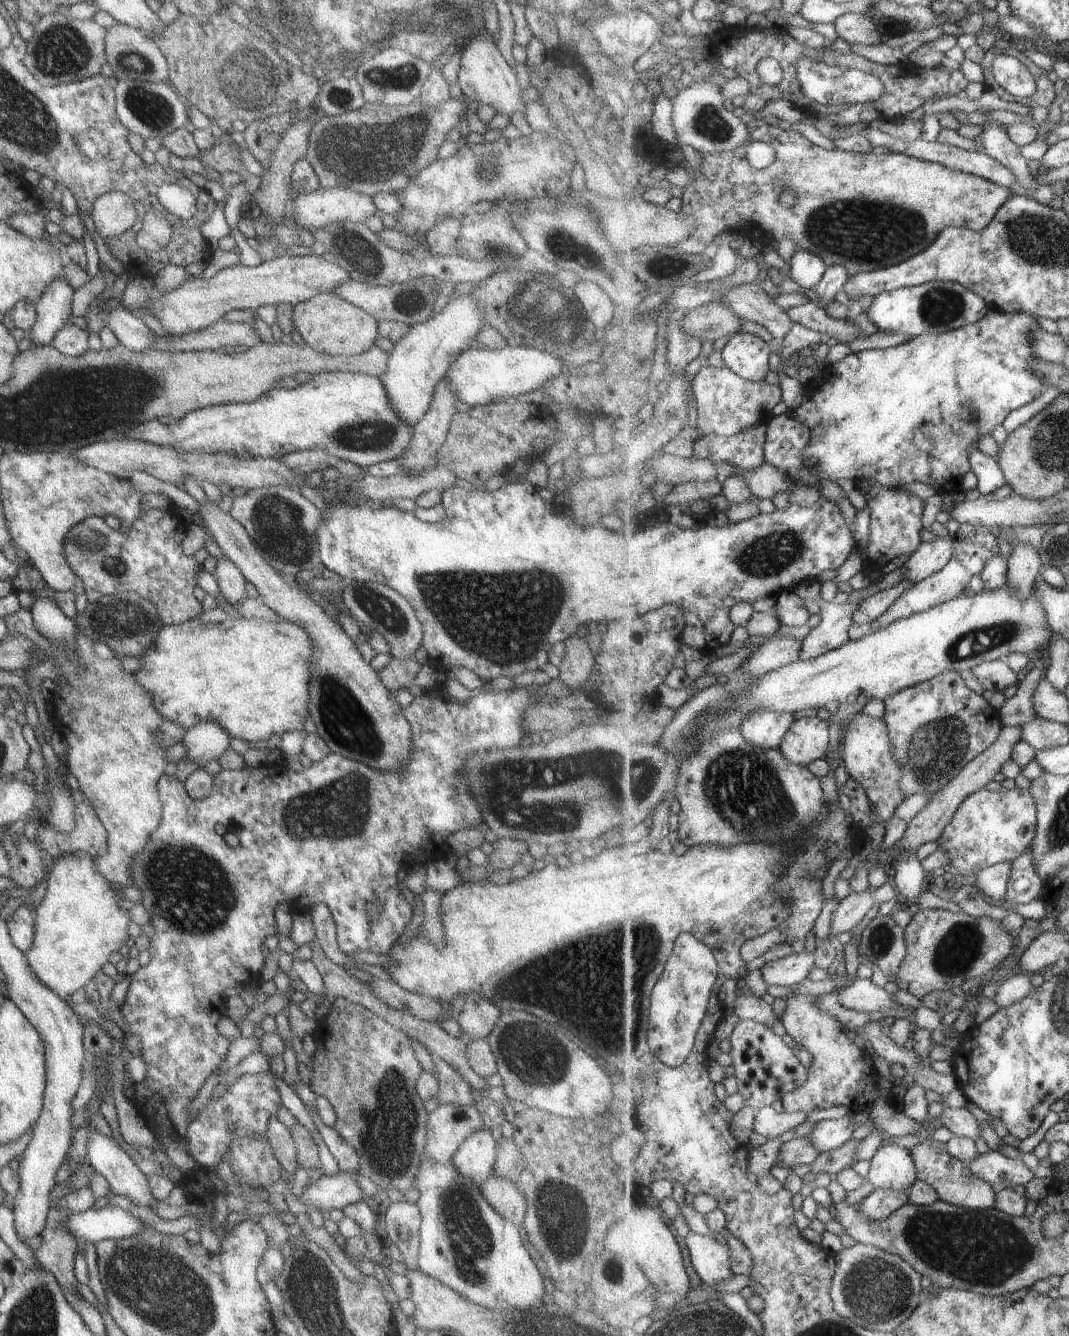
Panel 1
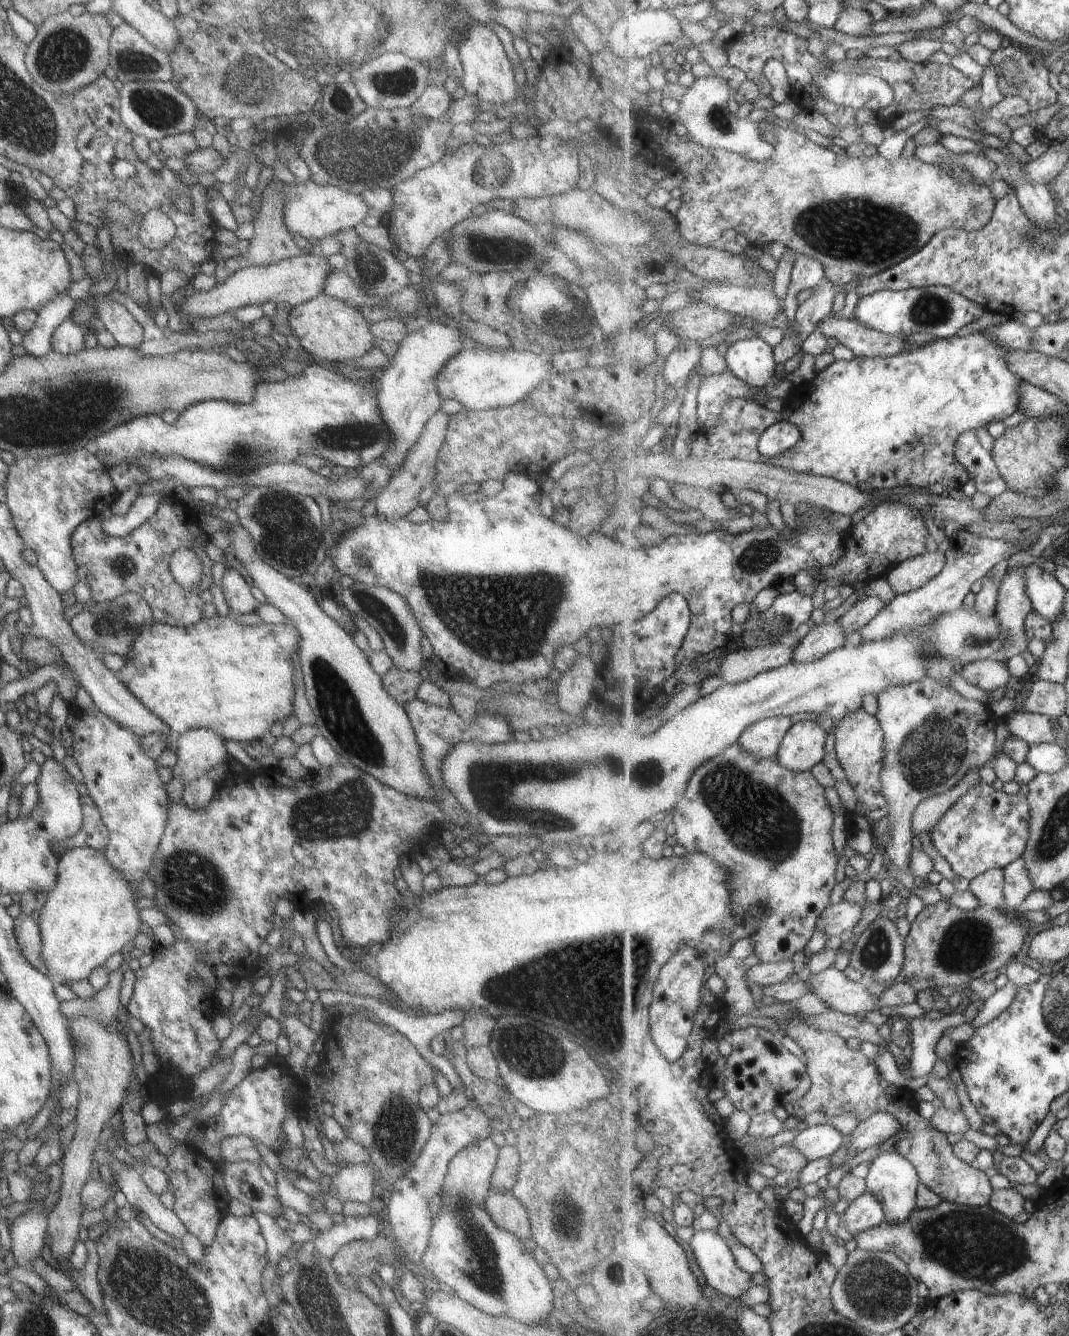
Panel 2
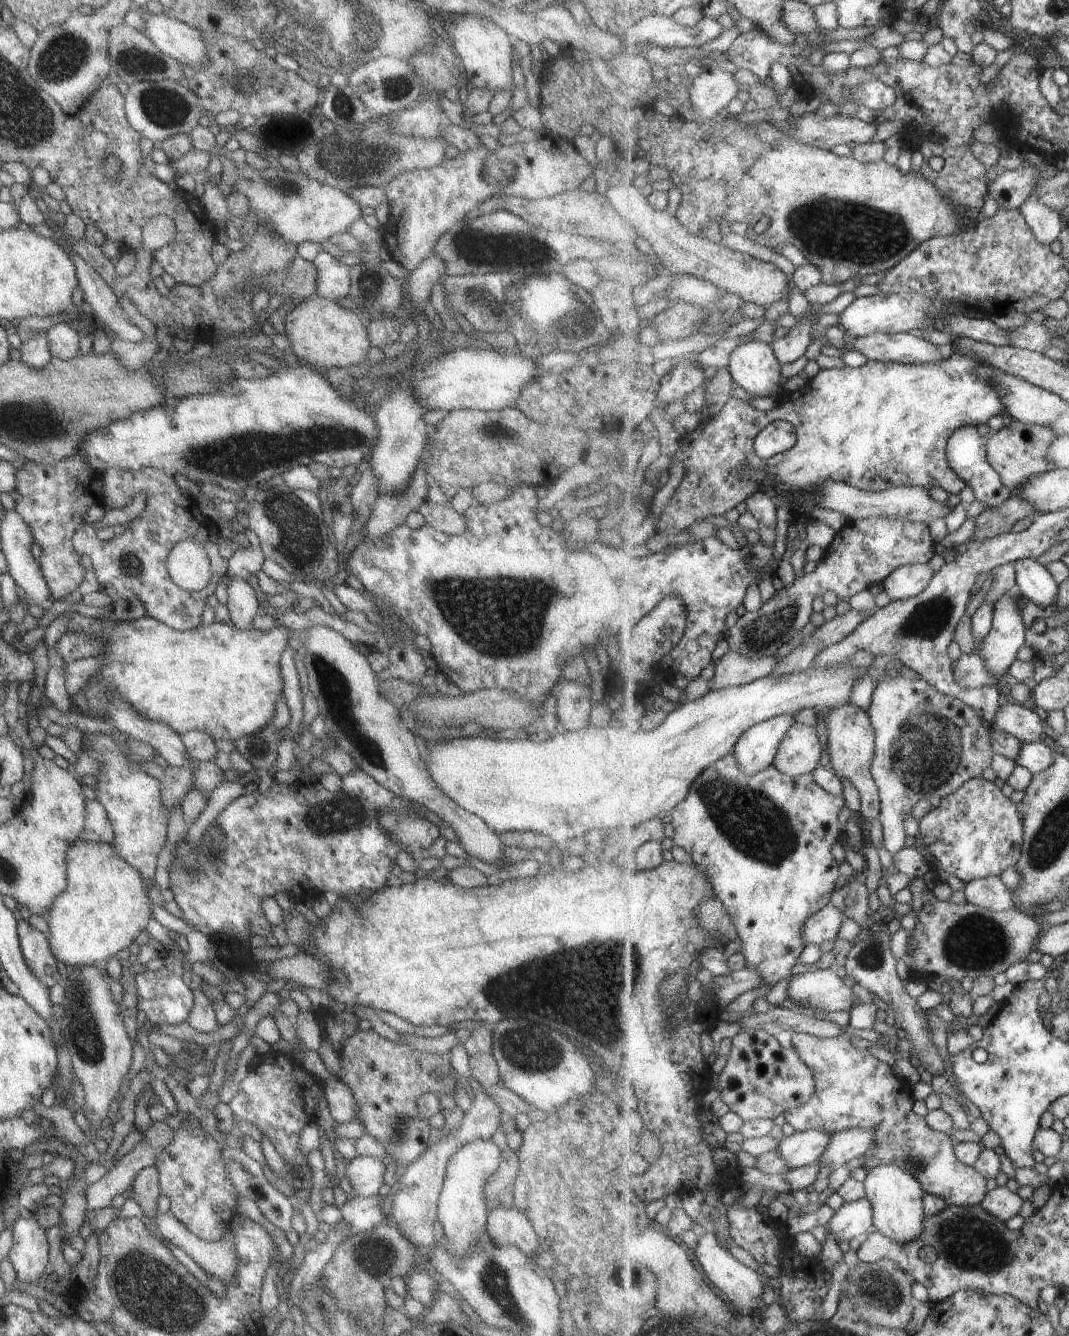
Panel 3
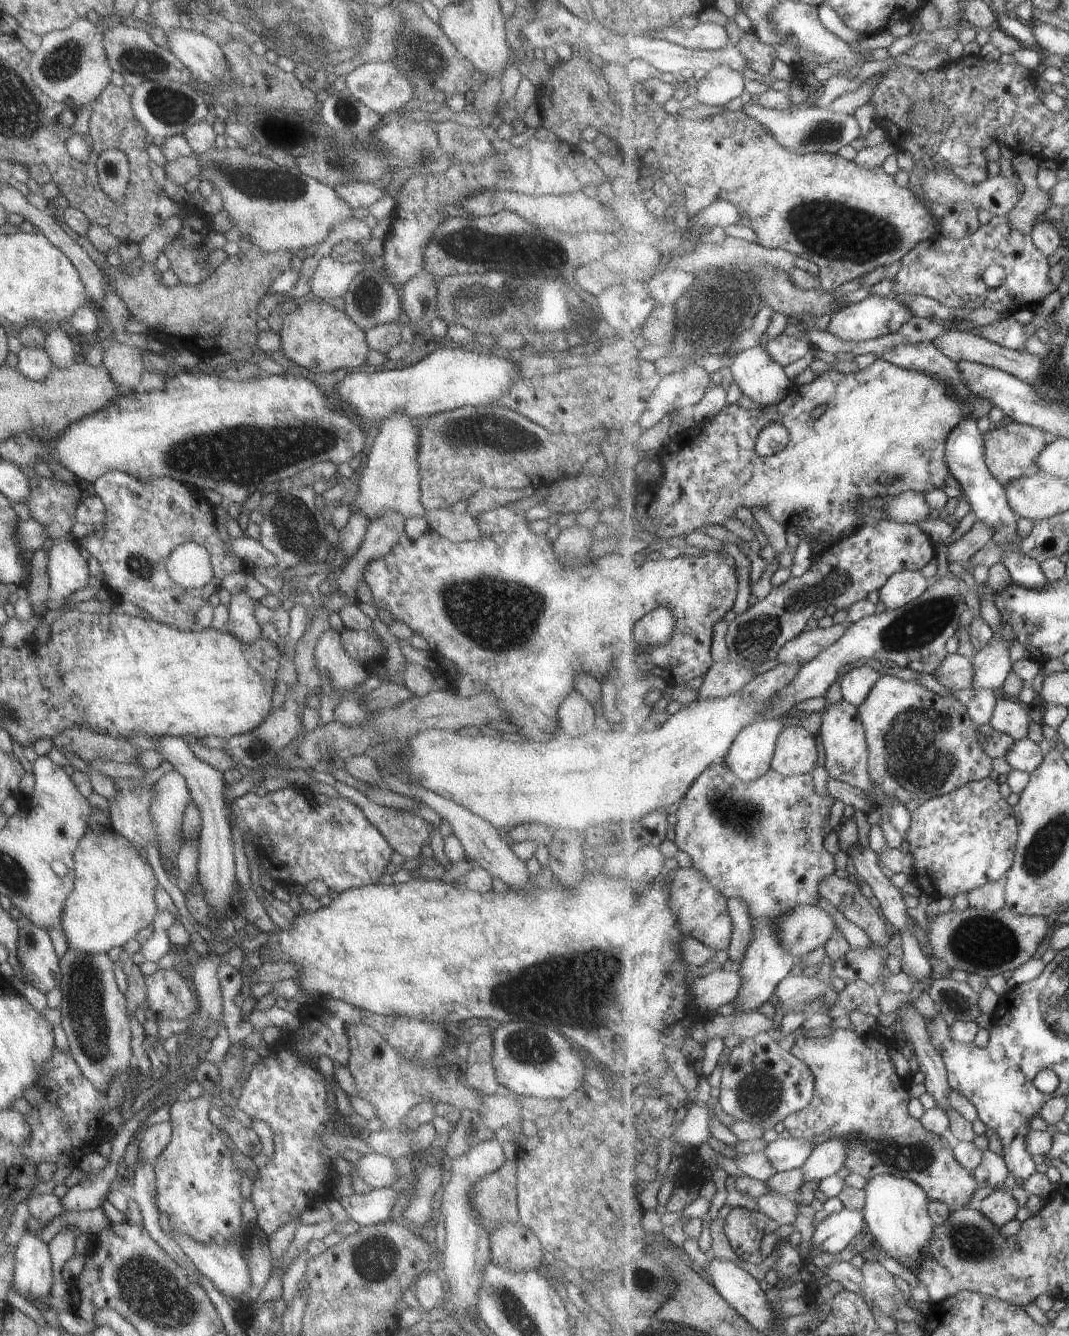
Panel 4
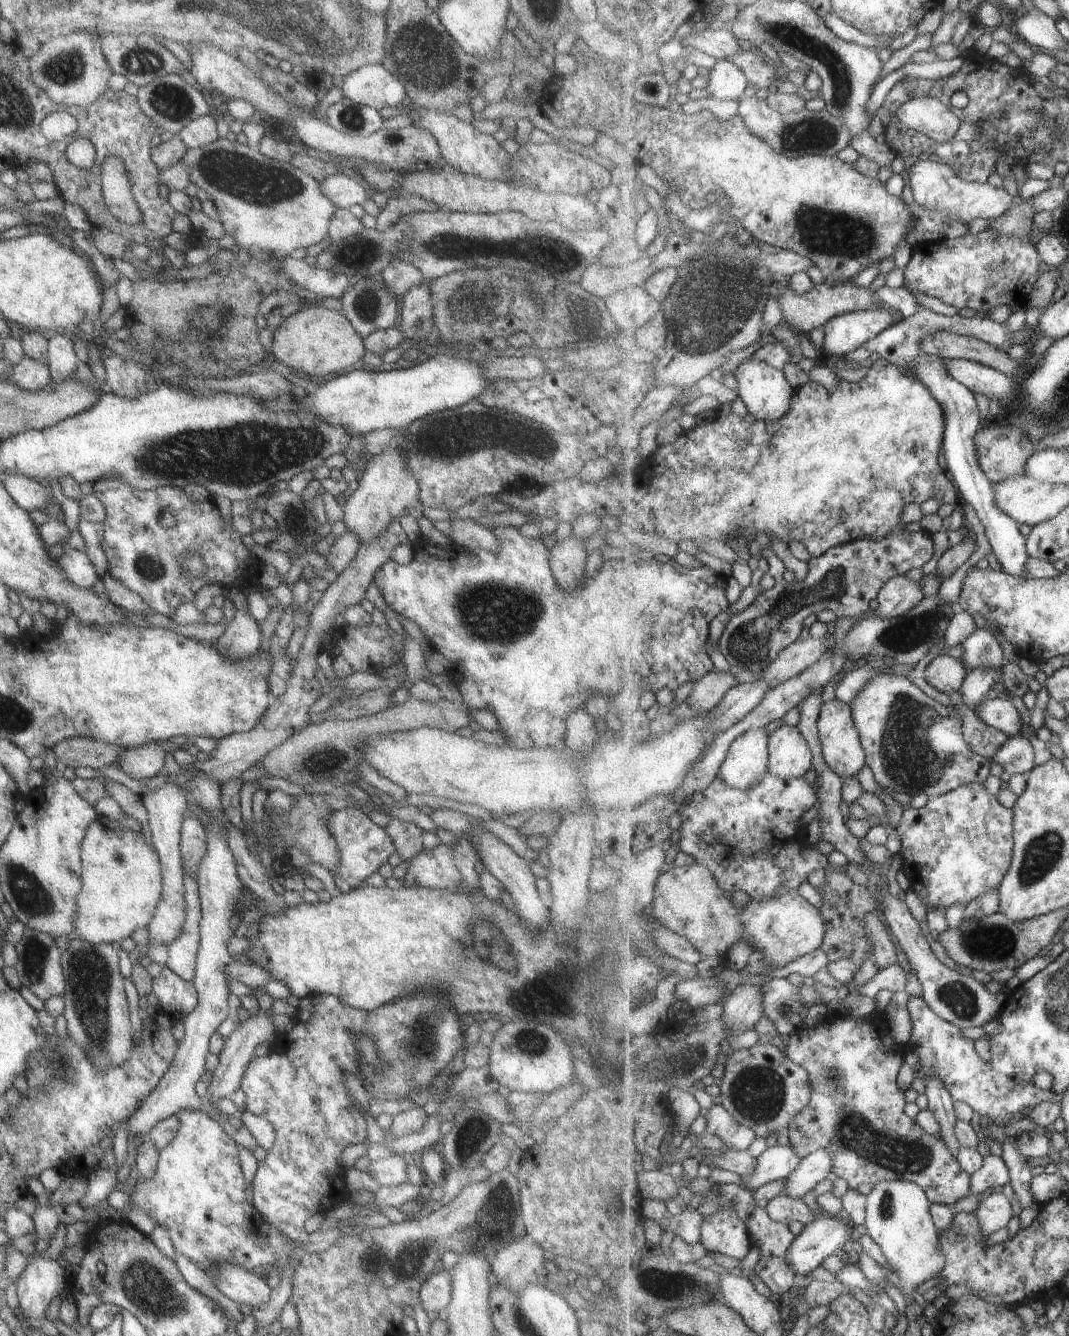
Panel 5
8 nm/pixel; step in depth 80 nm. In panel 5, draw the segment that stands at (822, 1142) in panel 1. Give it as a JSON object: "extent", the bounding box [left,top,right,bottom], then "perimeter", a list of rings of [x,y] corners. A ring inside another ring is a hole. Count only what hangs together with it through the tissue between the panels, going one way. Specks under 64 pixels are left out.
{"extent":[740,1144,803,1194],"perimeter":[[[774,1144],[764,1149],[758,1157],[758,1165],[748,1175],[742,1176],[740,1184],[746,1191],[755,1194],[762,1186],[773,1181],[783,1181],[800,1165],[803,1159],[798,1157],[791,1144],[777,1146]]]}

